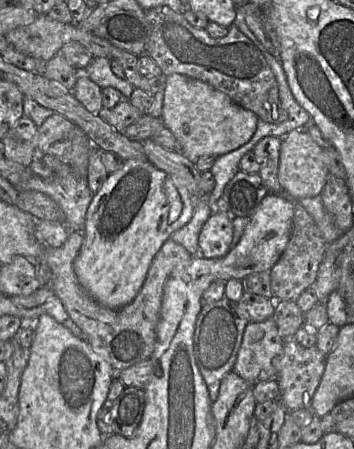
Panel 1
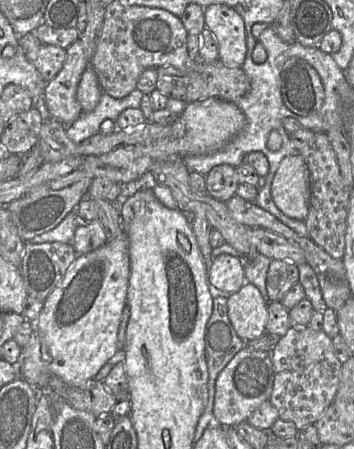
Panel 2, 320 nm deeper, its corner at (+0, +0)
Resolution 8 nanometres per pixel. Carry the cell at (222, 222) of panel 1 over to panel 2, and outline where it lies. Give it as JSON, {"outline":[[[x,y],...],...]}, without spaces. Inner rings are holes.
{"outline":[[[220,254],[212,258],[208,282],[216,290],[229,295],[237,292],[245,281],[242,257]]]}

